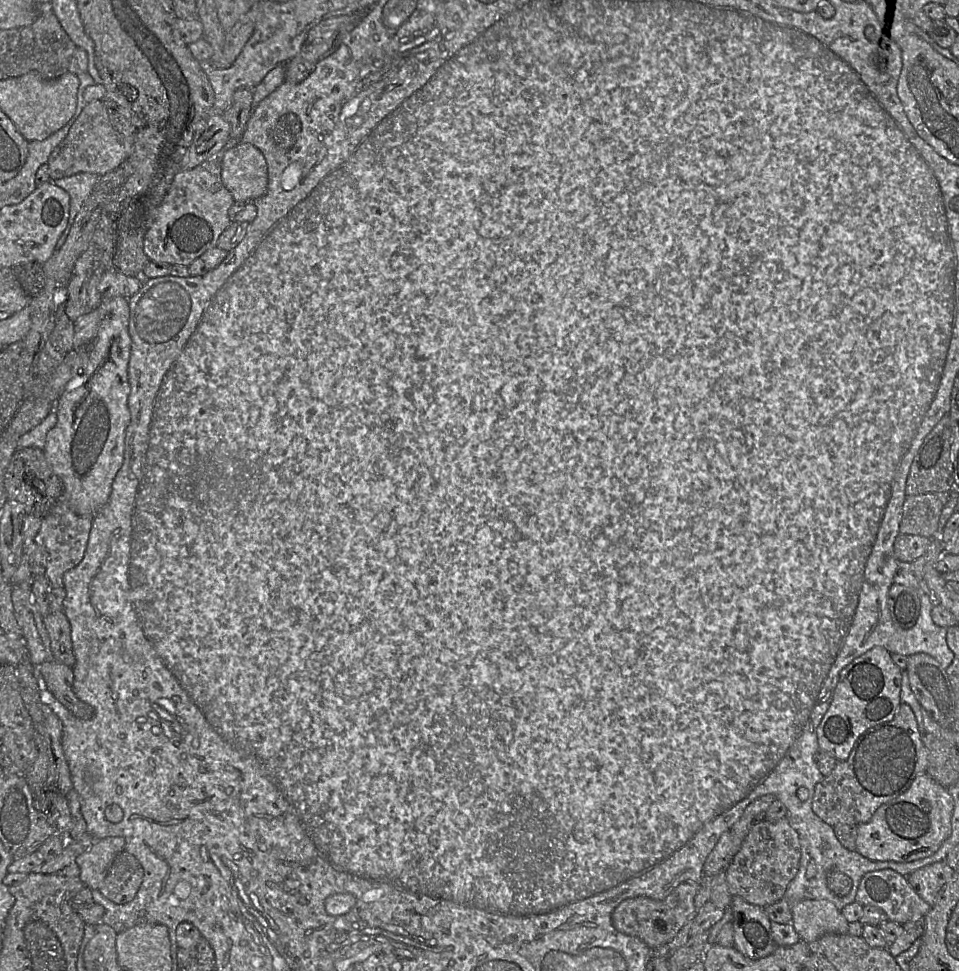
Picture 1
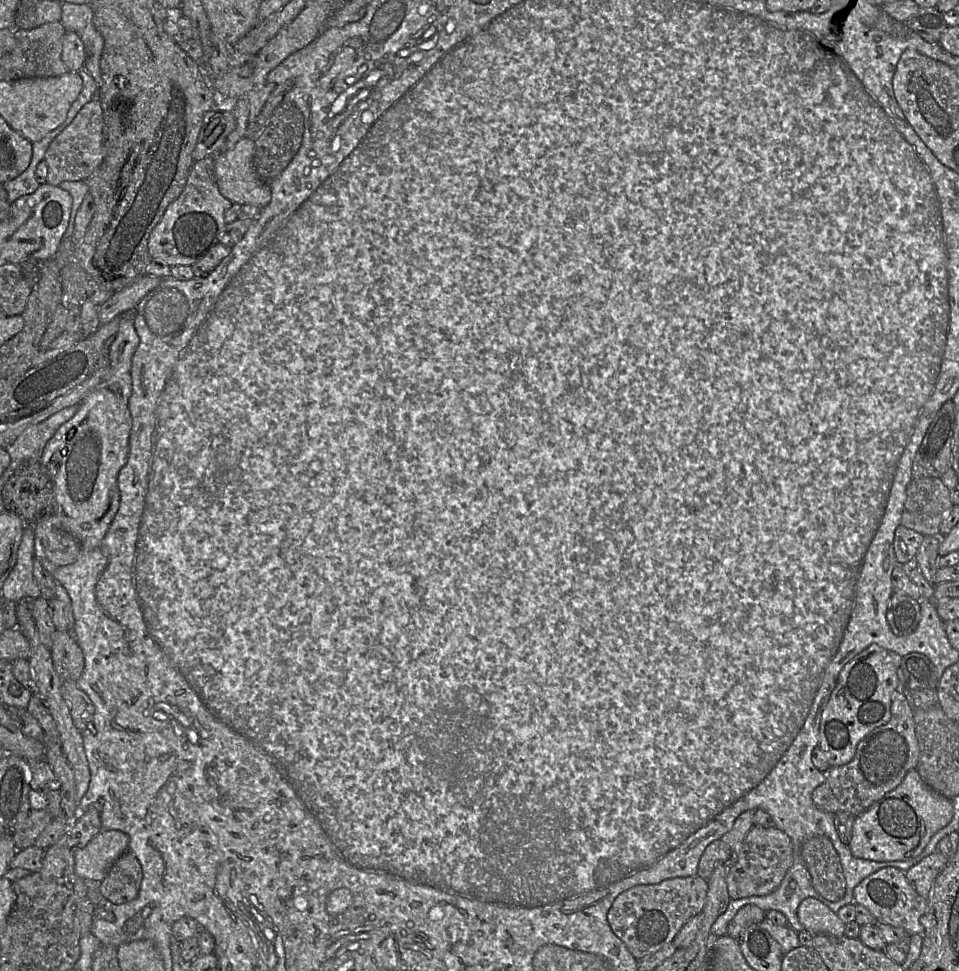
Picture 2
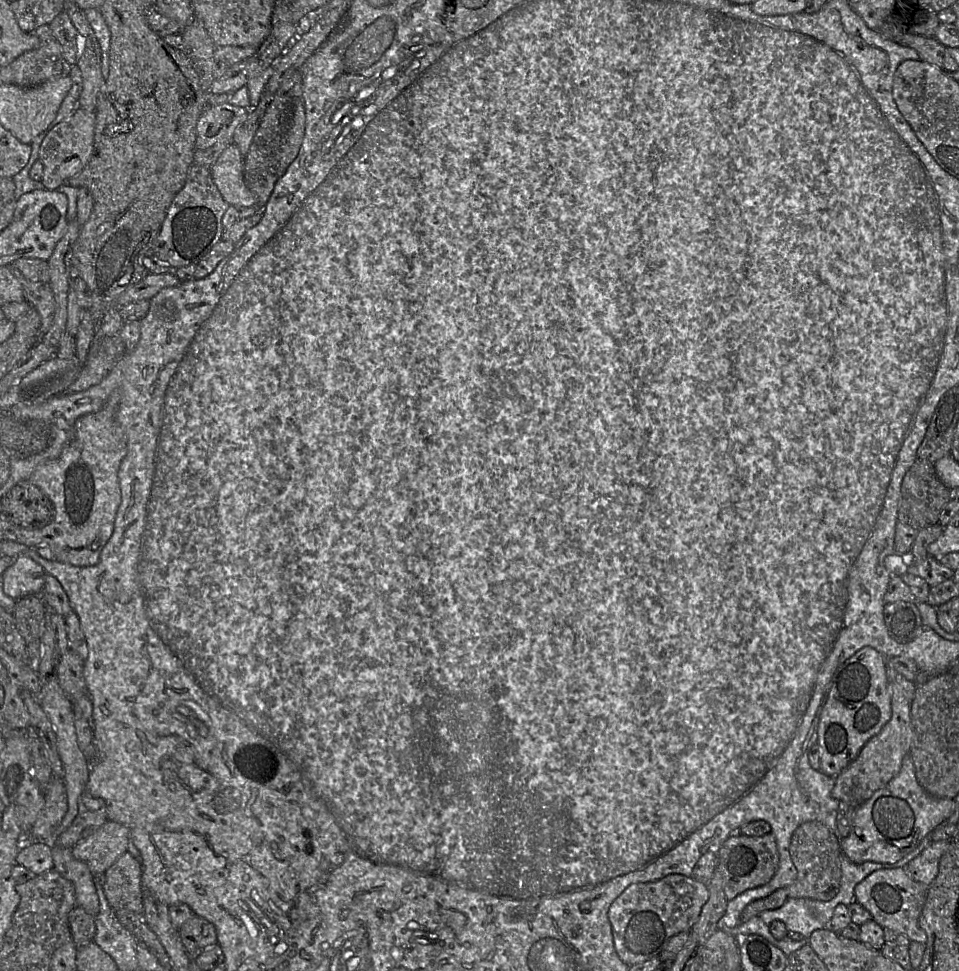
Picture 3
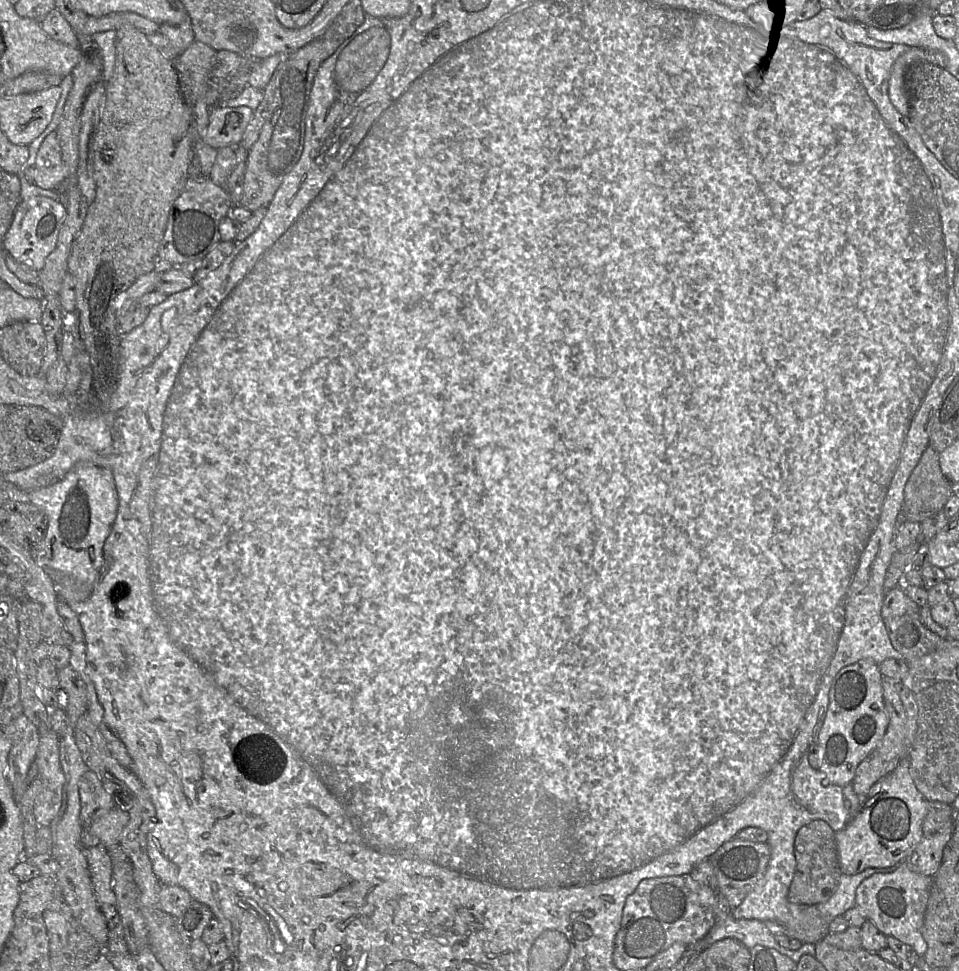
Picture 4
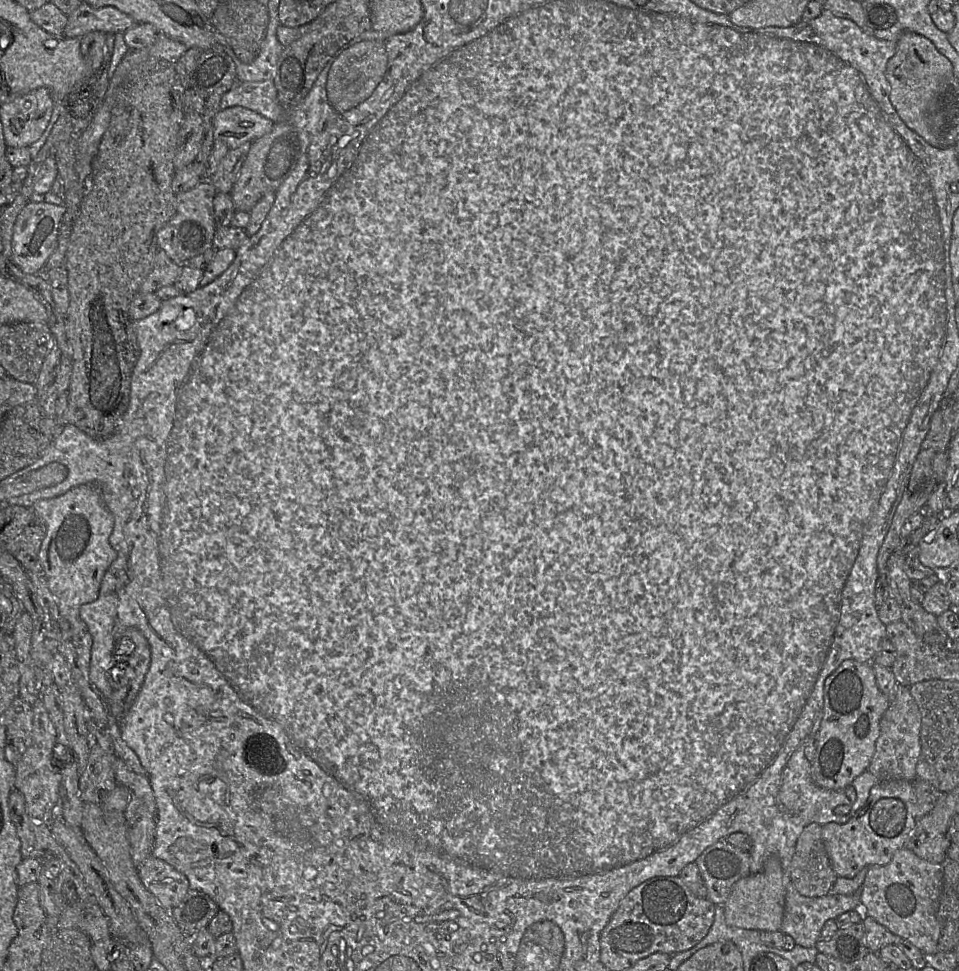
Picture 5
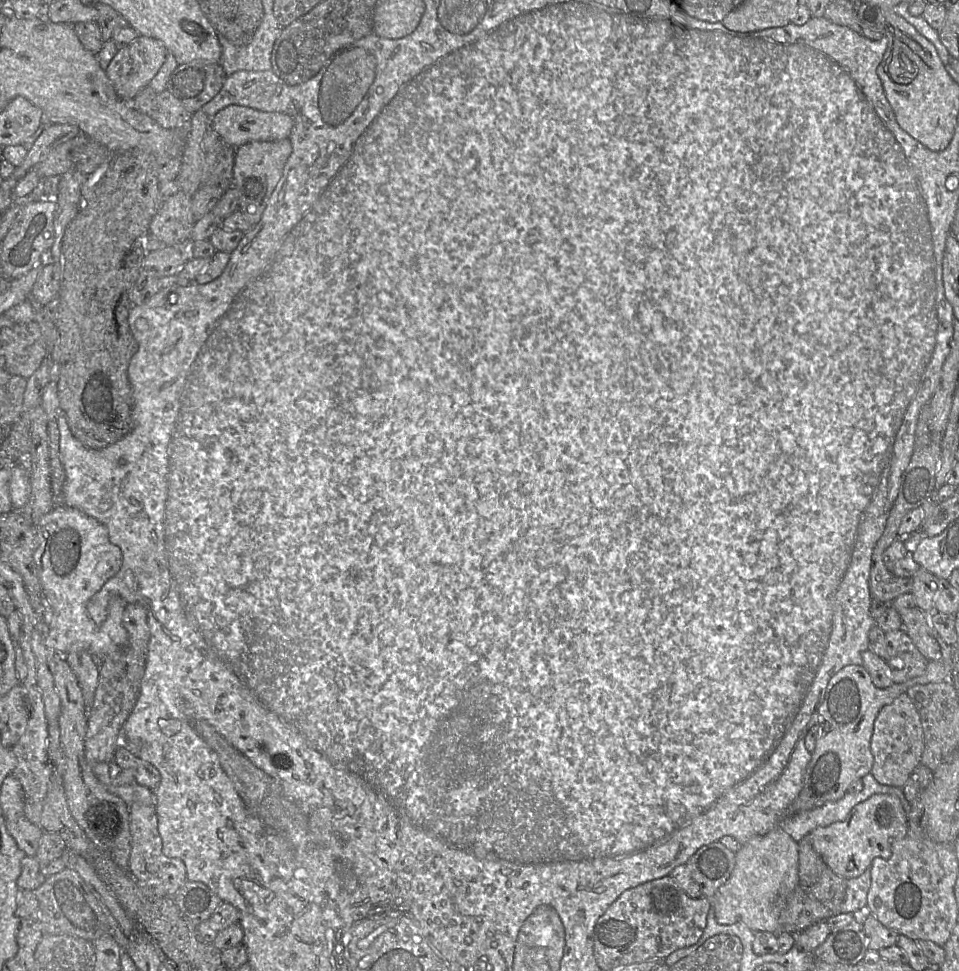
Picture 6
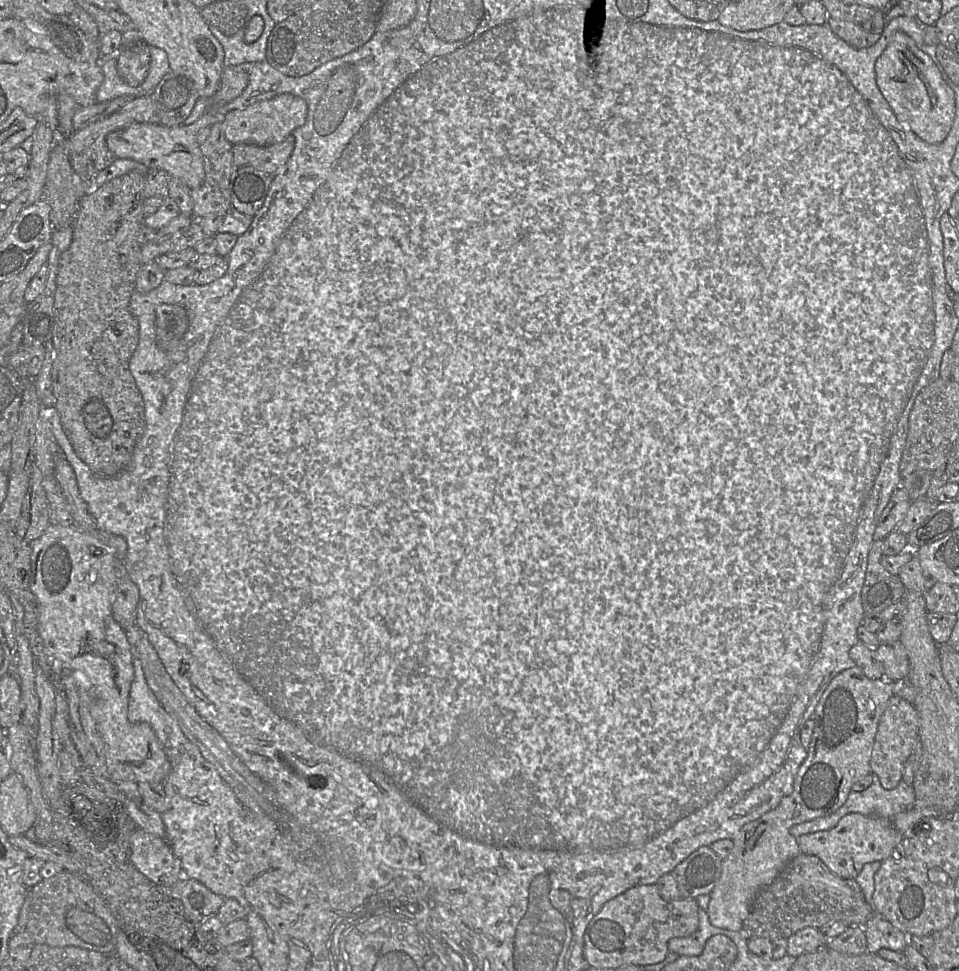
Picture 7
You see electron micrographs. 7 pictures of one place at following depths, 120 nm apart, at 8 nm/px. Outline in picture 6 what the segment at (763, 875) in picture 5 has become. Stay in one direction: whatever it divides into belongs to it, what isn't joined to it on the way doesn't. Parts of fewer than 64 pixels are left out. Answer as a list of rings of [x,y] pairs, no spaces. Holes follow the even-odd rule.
[[[783,829],[752,837],[736,855],[735,867],[727,880],[709,899],[720,925],[744,924],[754,933],[775,933],[778,919],[789,895],[799,885],[798,843]]]

